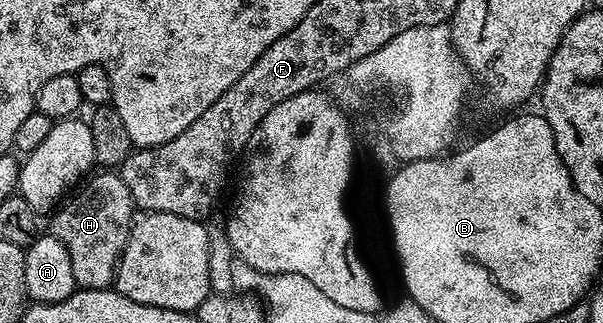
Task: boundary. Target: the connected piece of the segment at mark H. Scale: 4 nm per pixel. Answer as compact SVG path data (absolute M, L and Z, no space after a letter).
M96 173L82 187L84 190L80 194L72 193L50 215L49 233L61 240L65 248L69 248L73 280L76 287L84 290L105 290L114 283L115 269L119 266L119 257L131 235L131 223L137 210L129 196L129 188L125 188L125 180L121 180L118 173L99 173L103 174Z

